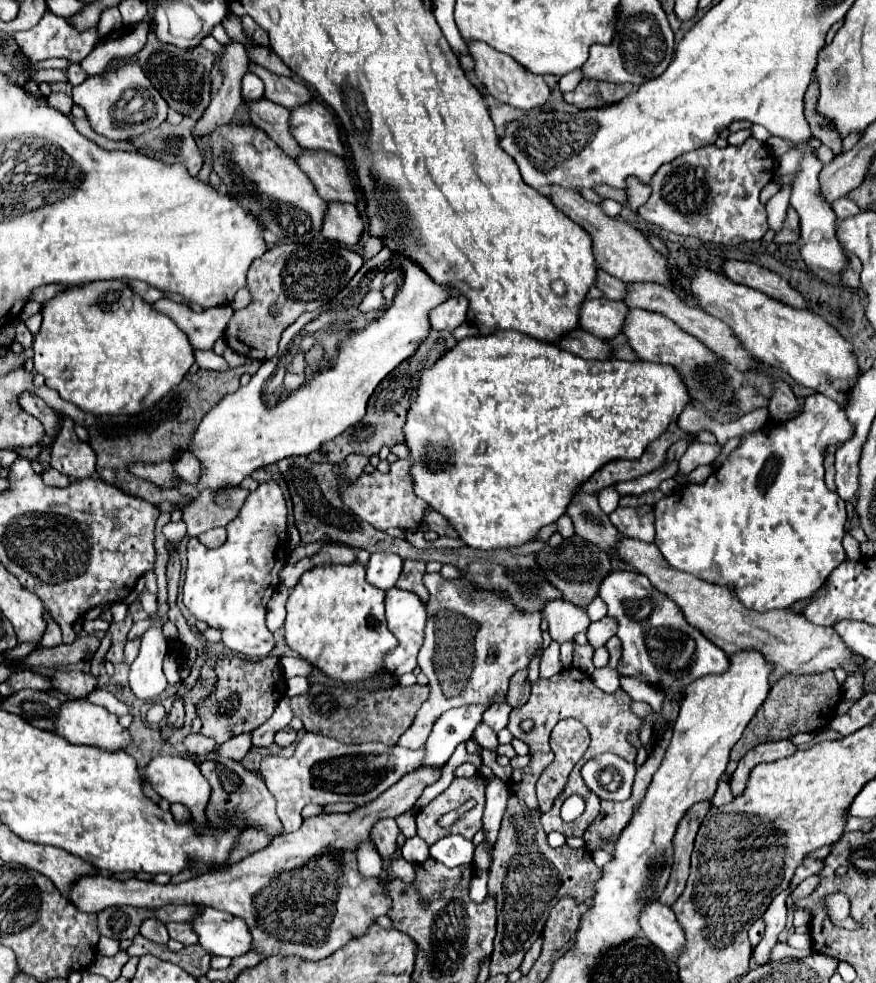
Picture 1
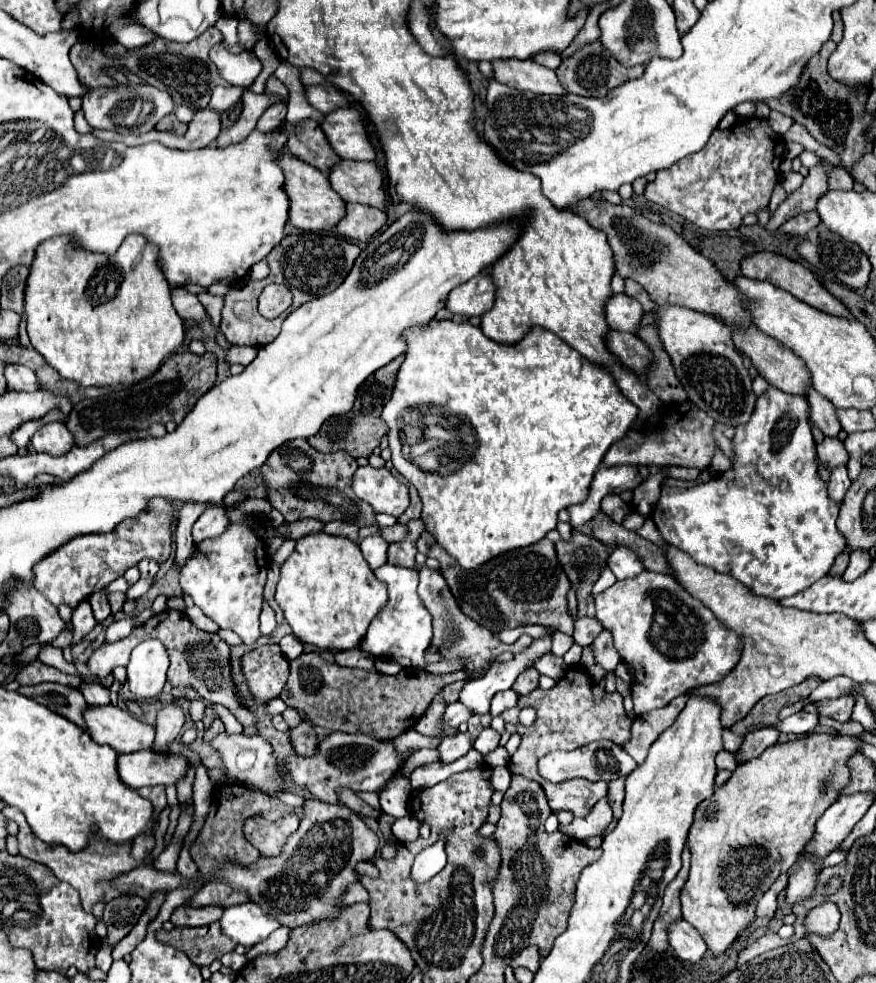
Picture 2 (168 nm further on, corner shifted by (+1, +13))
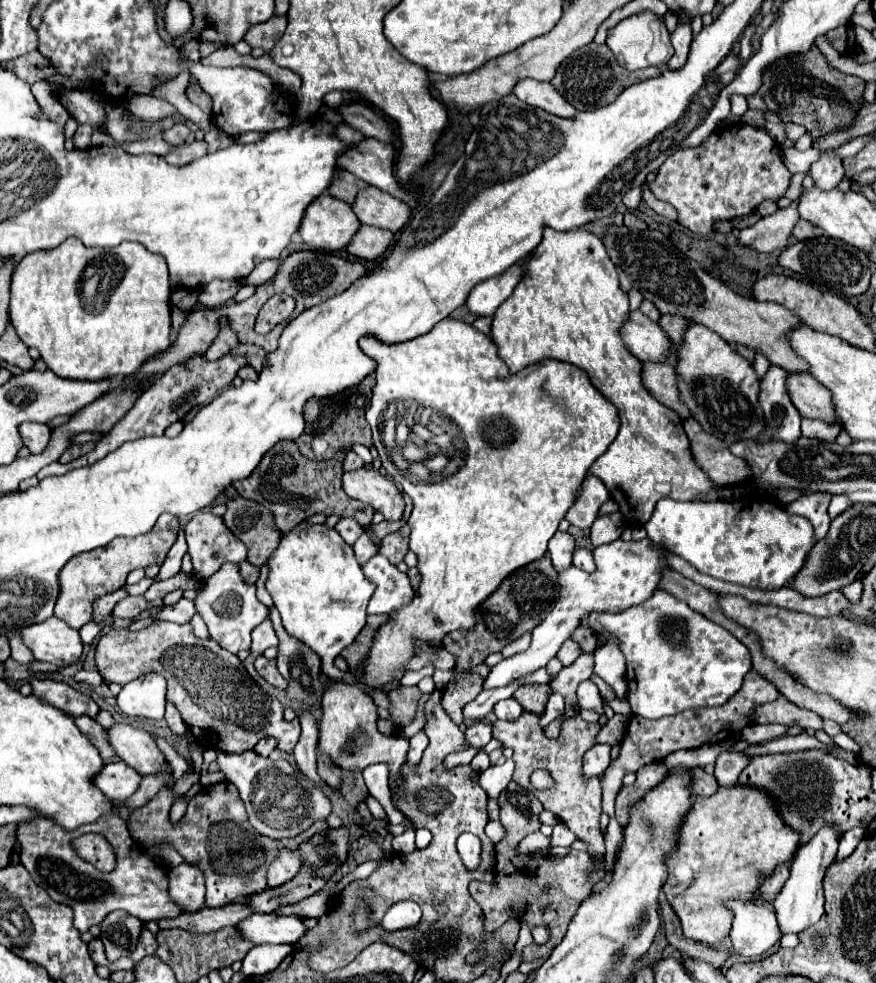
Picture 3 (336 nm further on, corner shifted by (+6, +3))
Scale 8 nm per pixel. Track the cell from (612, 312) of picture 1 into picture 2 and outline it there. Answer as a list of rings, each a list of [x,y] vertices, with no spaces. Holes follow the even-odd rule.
[[[615,294],[605,306],[607,322],[613,330],[619,332],[635,332],[643,320],[643,308],[637,300],[629,298],[627,294]]]

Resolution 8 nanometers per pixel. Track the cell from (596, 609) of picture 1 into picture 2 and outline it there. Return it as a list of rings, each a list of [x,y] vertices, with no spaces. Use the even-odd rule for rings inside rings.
[[[605,566],[605,568],[603,568],[603,572],[601,572],[601,578],[599,578],[599,580],[595,582],[595,586],[593,586],[593,596],[595,596],[595,594],[599,594],[599,592],[603,592],[603,590],[607,590],[607,588],[609,588],[609,586],[613,586],[615,582],[617,582],[617,580],[613,578],[613,572]]]

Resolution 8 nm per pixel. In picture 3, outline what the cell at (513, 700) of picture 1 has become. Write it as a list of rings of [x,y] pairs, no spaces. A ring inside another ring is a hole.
[[[522,684],[512,698],[516,698],[524,710],[530,710],[530,712],[544,712],[544,706],[546,706],[546,700],[548,700],[548,694],[550,694],[550,686],[548,684]]]

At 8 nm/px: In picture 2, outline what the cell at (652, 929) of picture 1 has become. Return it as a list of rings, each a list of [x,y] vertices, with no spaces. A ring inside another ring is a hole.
[[[685,920],[673,922],[673,926],[669,926],[669,940],[675,954],[689,964],[699,964],[707,954],[707,944],[699,936],[699,932]]]

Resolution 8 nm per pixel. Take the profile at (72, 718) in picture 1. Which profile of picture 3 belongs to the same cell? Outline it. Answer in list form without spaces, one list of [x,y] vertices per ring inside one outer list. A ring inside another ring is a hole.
[[[114,724],[106,730],[106,734],[108,744],[114,748],[116,756],[138,770],[142,776],[162,772],[166,758],[160,754],[150,732],[138,730],[128,724]]]

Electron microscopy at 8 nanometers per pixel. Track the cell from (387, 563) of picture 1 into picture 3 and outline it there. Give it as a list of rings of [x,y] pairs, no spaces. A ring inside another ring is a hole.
[[[362,534],[362,536],[356,540],[356,544],[354,544],[352,548],[354,548],[356,560],[358,560],[360,566],[364,566],[364,564],[366,564],[366,562],[376,554],[376,552],[378,552],[378,548],[372,546],[372,540],[370,540],[368,534]]]

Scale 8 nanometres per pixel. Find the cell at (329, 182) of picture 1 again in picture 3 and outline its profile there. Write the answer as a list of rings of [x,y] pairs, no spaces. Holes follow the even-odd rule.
[[[366,186],[358,190],[354,202],[350,204],[362,224],[378,226],[390,232],[398,232],[410,218],[412,208],[400,202],[396,196],[378,190],[376,186]]]

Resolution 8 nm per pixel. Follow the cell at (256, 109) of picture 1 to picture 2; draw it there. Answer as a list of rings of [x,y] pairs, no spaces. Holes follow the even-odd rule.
[[[305,120],[295,128],[295,132],[289,136],[287,148],[293,156],[315,166],[323,174],[329,174],[331,166],[335,166],[341,160],[329,146],[321,126],[313,120]]]

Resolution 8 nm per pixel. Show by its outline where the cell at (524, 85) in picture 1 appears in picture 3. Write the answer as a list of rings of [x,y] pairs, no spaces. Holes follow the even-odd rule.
[[[520,80],[520,84],[516,84],[516,88],[512,90],[512,94],[516,98],[520,98],[522,102],[542,108],[550,114],[556,116],[574,116],[576,108],[572,108],[558,92],[556,88],[552,88],[550,82],[540,82],[540,80]]]

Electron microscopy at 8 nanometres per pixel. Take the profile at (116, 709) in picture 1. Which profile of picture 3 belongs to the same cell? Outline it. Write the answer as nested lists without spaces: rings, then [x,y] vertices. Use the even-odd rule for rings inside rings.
[[[19,634],[9,637],[11,657],[20,664],[30,664],[34,657],[32,652],[23,644]]]

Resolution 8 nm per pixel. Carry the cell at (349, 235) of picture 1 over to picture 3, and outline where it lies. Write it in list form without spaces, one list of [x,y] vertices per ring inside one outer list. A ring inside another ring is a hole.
[[[360,224],[360,232],[356,232],[356,236],[352,238],[352,244],[348,244],[346,250],[352,256],[376,260],[390,248],[392,242],[394,242],[394,234],[392,232],[380,230],[376,226]]]

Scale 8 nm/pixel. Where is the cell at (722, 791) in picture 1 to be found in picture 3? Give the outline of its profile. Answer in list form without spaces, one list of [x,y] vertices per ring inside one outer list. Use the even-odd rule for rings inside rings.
[[[702,768],[696,770],[694,774],[696,778],[696,794],[700,796],[712,796],[716,790],[718,790],[718,782],[716,782],[716,776],[714,774],[706,774]]]

